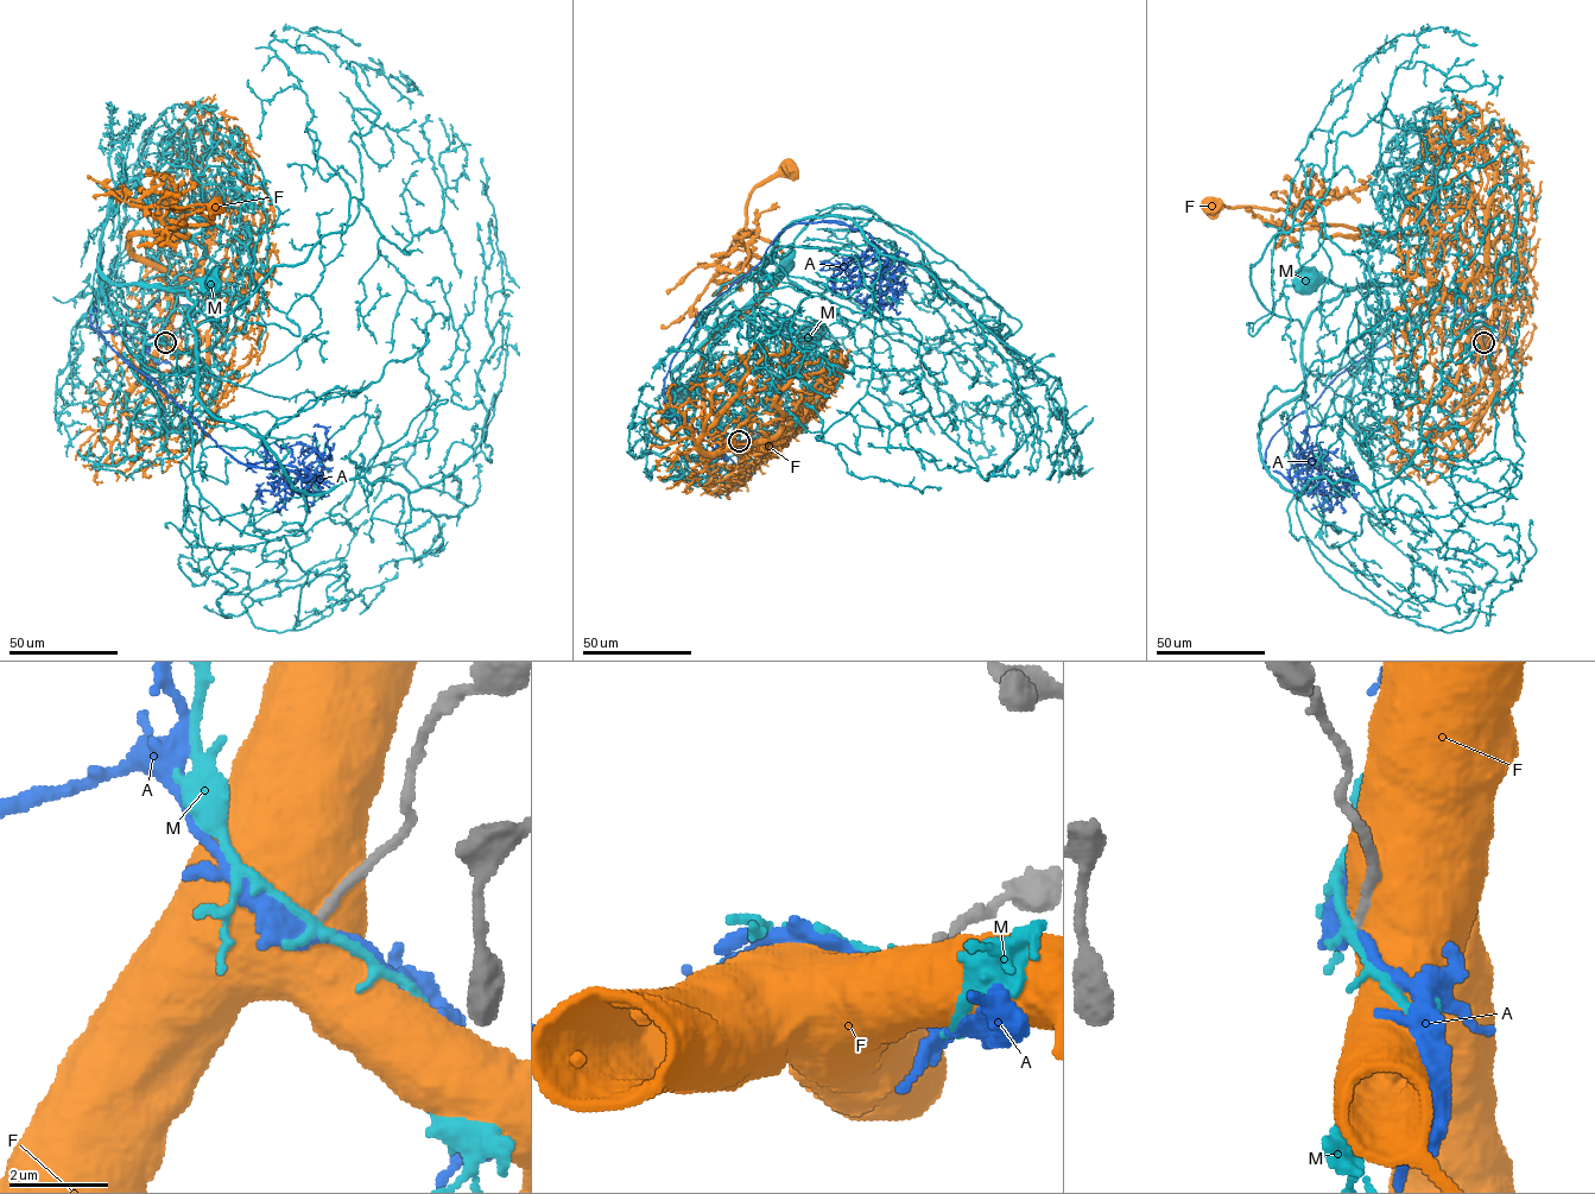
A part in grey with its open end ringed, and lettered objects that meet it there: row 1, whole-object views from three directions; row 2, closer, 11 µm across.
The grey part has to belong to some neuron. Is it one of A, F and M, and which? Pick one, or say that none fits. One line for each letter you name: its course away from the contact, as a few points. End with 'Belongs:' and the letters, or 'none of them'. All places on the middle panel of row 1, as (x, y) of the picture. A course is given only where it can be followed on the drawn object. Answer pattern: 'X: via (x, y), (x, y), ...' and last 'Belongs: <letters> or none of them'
Belongs: none of them

